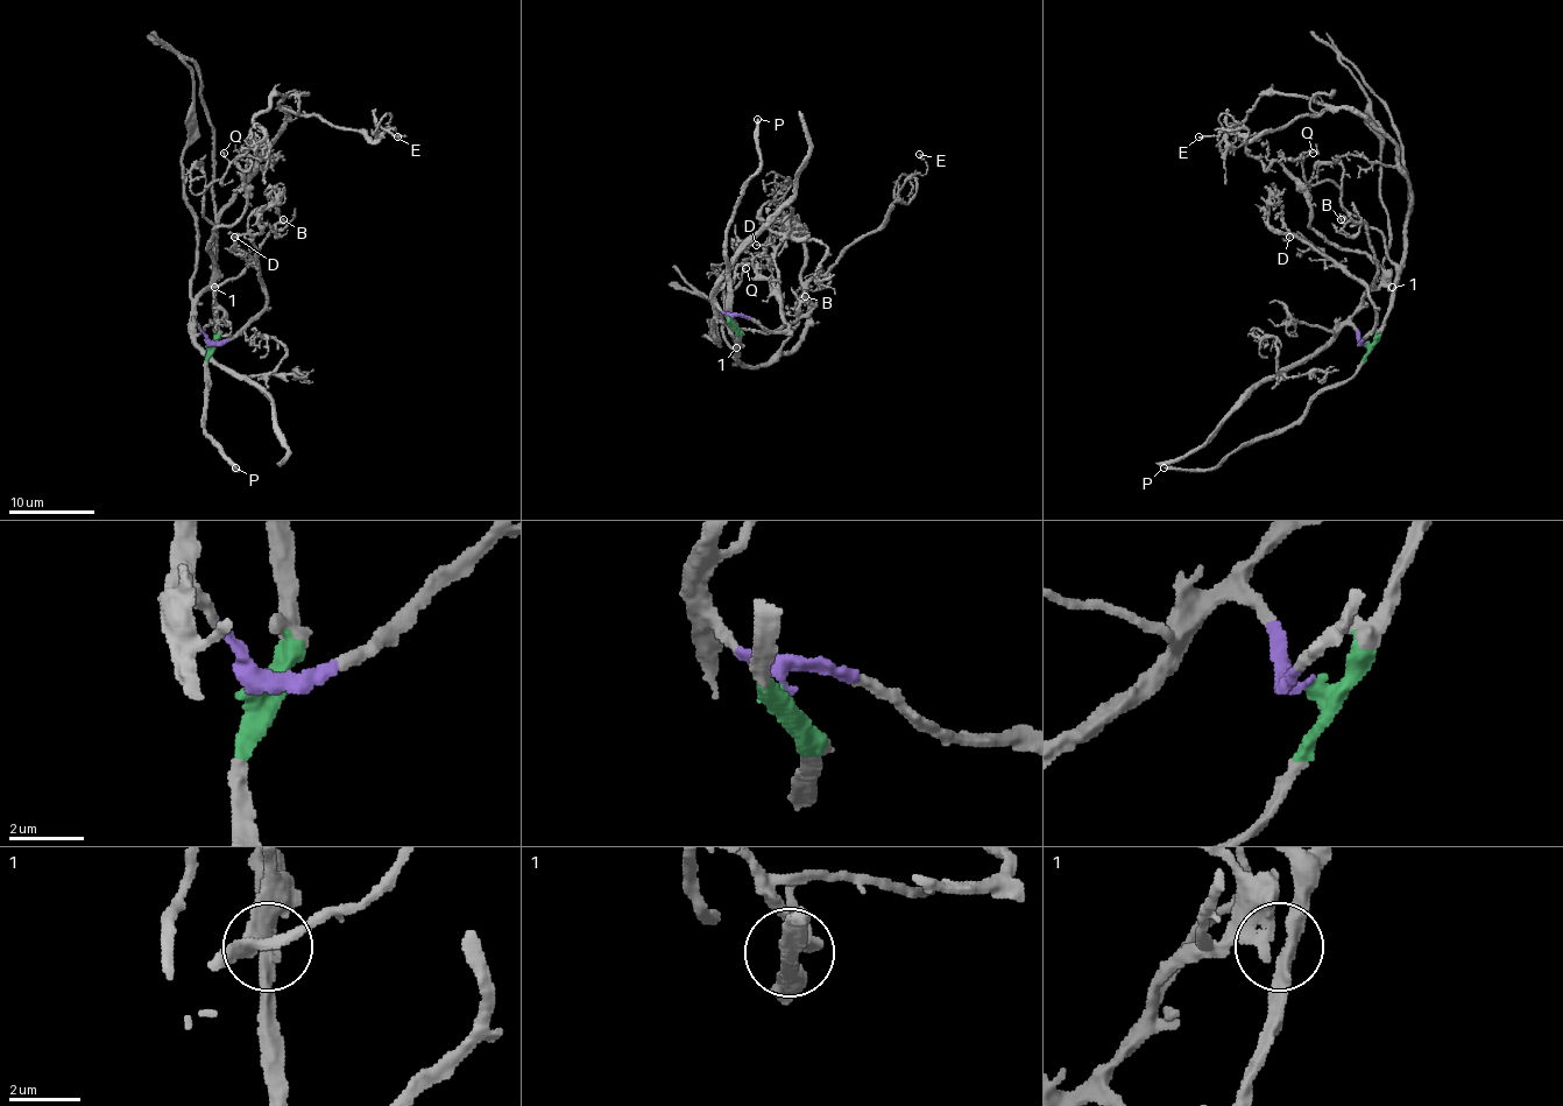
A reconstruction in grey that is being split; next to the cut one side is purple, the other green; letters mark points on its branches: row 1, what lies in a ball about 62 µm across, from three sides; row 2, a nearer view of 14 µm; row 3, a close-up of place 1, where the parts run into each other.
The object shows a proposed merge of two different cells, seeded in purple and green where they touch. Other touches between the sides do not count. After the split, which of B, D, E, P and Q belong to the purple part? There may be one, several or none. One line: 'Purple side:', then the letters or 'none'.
Purple side: B, D

